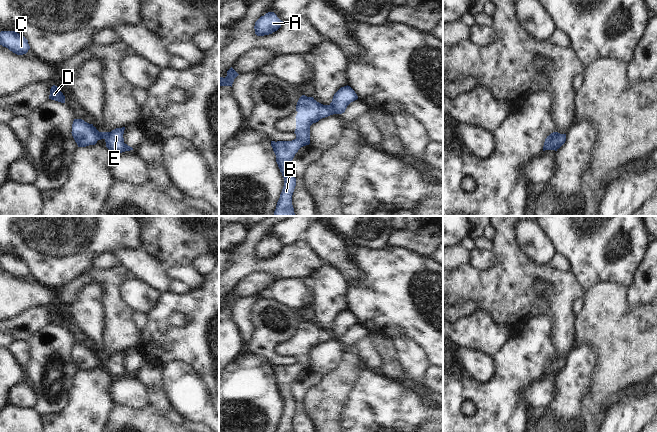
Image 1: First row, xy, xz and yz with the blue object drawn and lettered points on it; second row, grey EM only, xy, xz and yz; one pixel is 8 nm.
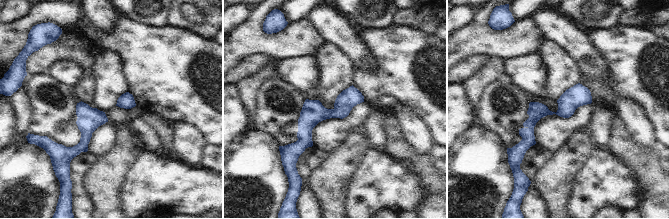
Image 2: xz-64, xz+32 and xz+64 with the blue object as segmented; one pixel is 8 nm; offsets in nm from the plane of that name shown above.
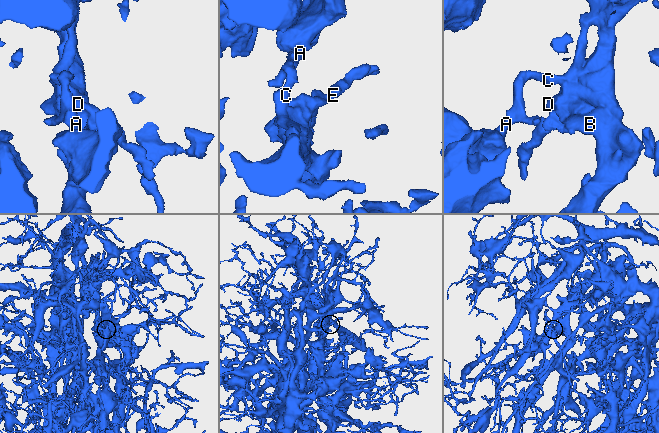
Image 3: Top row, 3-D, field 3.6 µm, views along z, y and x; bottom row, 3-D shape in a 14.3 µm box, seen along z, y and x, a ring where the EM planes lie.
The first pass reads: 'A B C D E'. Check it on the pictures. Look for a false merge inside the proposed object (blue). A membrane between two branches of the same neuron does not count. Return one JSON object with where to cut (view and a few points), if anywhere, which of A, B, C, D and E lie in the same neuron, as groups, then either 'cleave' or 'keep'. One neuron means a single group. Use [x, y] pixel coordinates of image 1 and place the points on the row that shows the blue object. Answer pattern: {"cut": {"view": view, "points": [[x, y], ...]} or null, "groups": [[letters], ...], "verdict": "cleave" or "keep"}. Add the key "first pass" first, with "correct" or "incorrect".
{"first pass": "correct", "cut": null, "groups": [["A", "B", "C", "D", "E"]], "verdict": "keep"}

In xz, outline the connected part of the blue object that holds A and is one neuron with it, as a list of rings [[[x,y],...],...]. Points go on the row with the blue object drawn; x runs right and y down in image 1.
[[[268,12],[255,22],[255,34],[257,36],[272,34],[281,27],[282,23],[283,21],[274,12]]]

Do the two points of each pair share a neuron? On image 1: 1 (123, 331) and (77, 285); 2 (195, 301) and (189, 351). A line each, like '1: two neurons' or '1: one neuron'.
1: one neuron
2: one neuron

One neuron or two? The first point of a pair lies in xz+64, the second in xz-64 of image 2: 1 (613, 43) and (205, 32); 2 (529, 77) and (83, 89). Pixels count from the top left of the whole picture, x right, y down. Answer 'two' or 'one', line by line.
1: two
2: two

